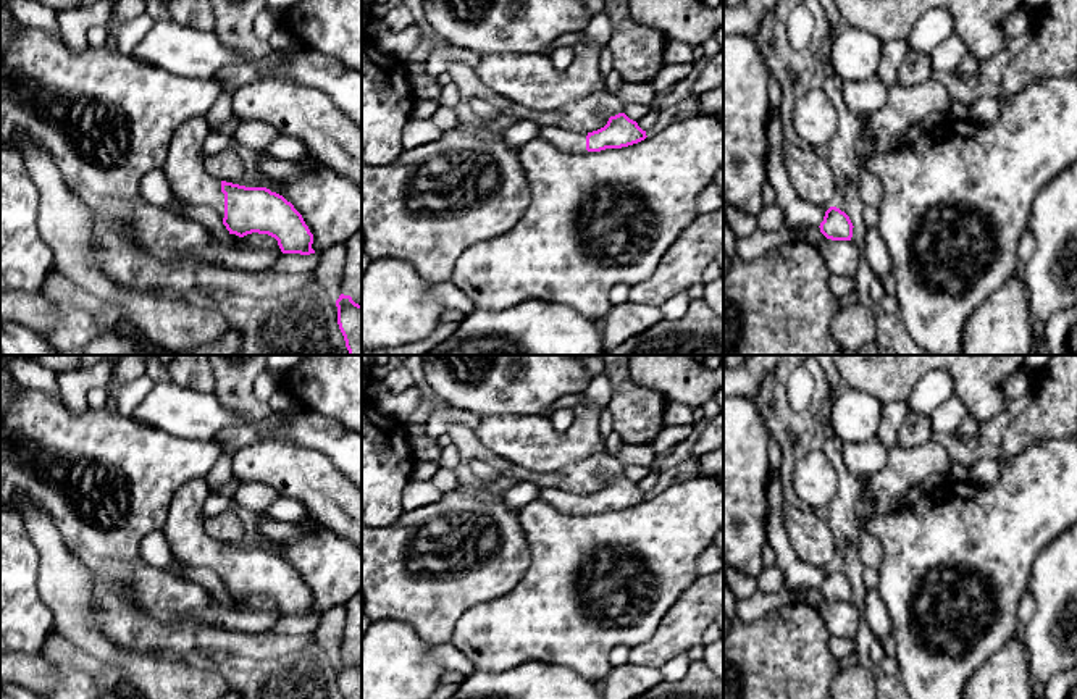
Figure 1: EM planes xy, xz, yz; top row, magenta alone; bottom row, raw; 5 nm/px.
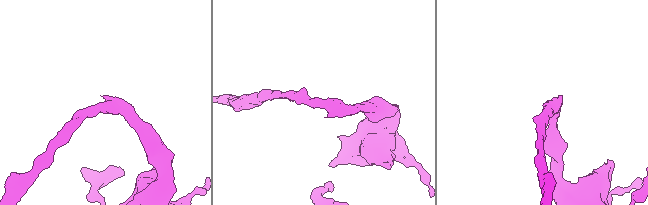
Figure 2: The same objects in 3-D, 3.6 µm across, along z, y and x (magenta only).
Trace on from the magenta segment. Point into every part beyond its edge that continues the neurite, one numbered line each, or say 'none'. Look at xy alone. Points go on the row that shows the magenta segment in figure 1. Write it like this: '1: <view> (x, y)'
1: xy (184, 168)

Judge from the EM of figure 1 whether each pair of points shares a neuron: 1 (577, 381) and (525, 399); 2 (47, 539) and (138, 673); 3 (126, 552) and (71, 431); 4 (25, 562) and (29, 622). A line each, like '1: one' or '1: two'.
1: one
2: one
3: one
4: one

